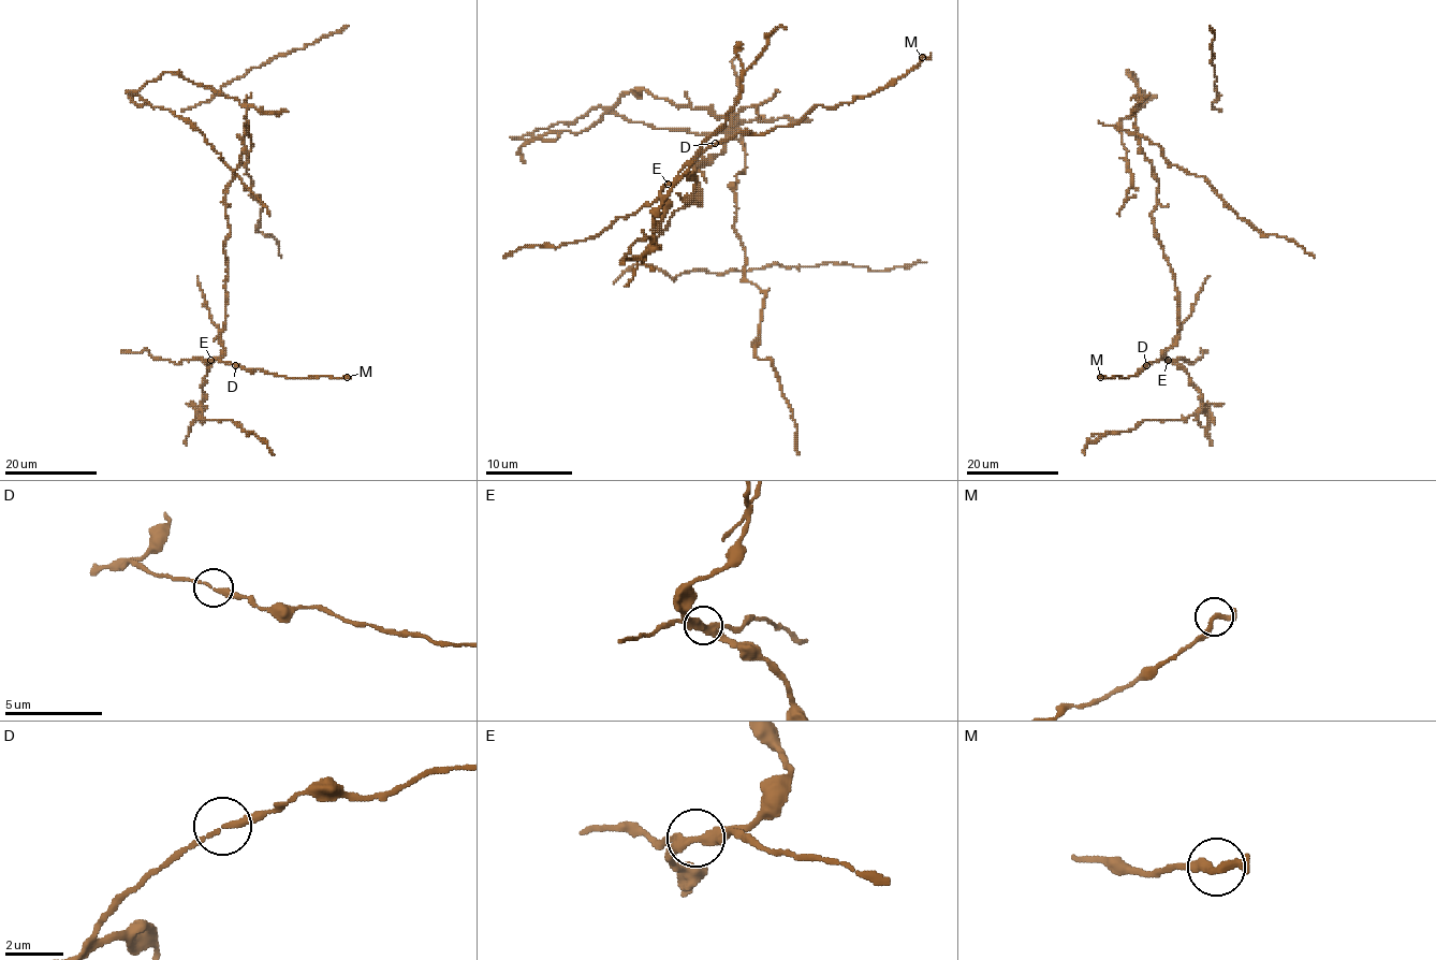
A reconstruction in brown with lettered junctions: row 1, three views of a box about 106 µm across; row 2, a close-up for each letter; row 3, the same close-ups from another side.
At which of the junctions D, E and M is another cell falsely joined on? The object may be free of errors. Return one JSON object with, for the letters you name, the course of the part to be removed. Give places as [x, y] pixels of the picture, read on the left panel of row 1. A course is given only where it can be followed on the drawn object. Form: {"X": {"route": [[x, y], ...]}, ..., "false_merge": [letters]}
{"E": {"route": [[209, 360], [224, 350], [224, 188], [245, 148], [247, 110], [170, 71], [132, 93], [192, 124], [270, 215]]}, "false_merge": ["E"]}

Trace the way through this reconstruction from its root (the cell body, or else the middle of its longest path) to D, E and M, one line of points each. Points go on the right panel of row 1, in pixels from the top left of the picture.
D: (1158, 185), (1157, 206), (1152, 217), (1177, 292), (1178, 337), (1161, 359), (1146, 365)
E: (1158, 185), (1157, 206), (1152, 217), (1177, 292), (1178, 337), (1165, 351), (1163, 357), (1169, 360)
M: (1158, 185), (1152, 217), (1177, 292), (1178, 337), (1161, 359), (1136, 375), (1100, 377)

